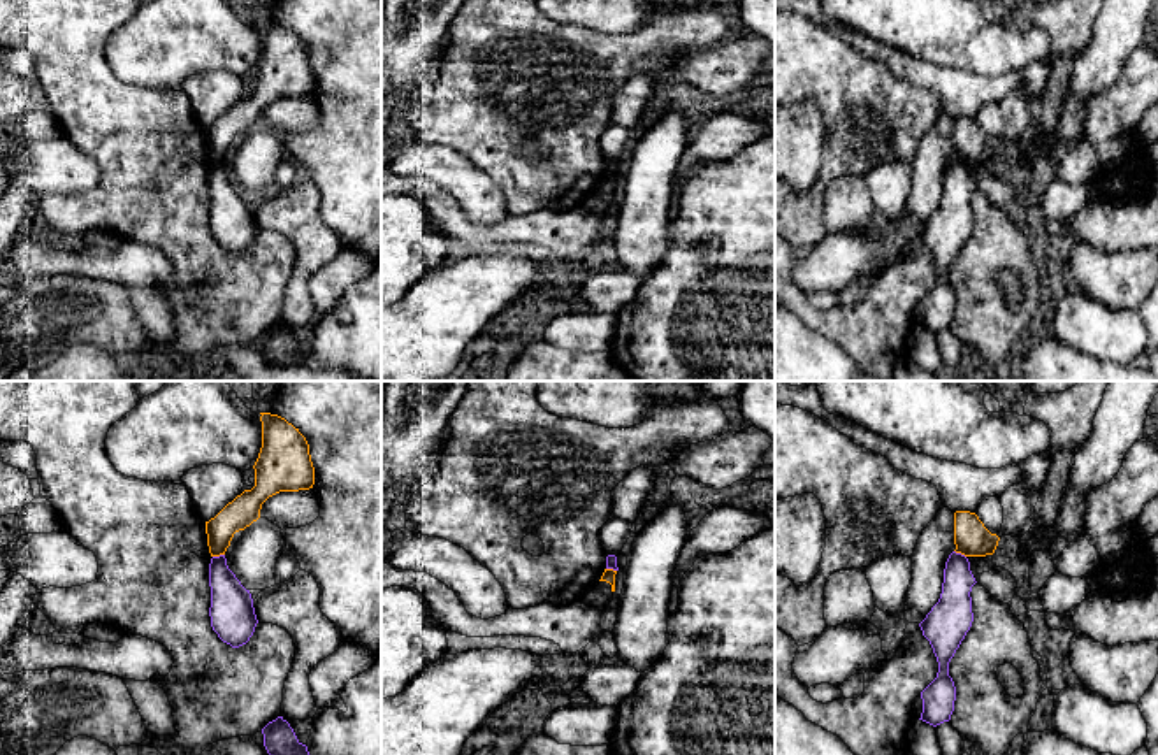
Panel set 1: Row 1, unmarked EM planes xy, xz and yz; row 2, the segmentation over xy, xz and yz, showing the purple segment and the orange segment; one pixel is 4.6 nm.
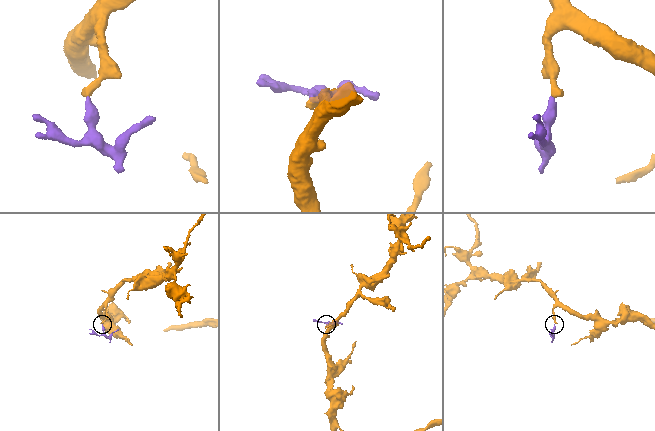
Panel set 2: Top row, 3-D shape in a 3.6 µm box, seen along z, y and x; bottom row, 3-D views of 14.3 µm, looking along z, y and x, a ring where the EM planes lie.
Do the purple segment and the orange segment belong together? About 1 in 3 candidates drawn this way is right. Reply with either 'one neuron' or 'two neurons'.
two neurons

